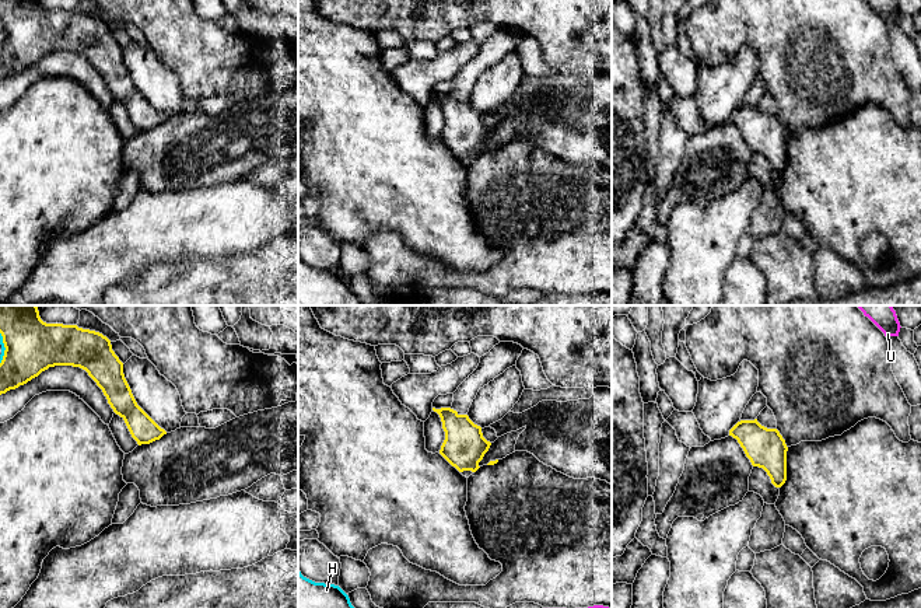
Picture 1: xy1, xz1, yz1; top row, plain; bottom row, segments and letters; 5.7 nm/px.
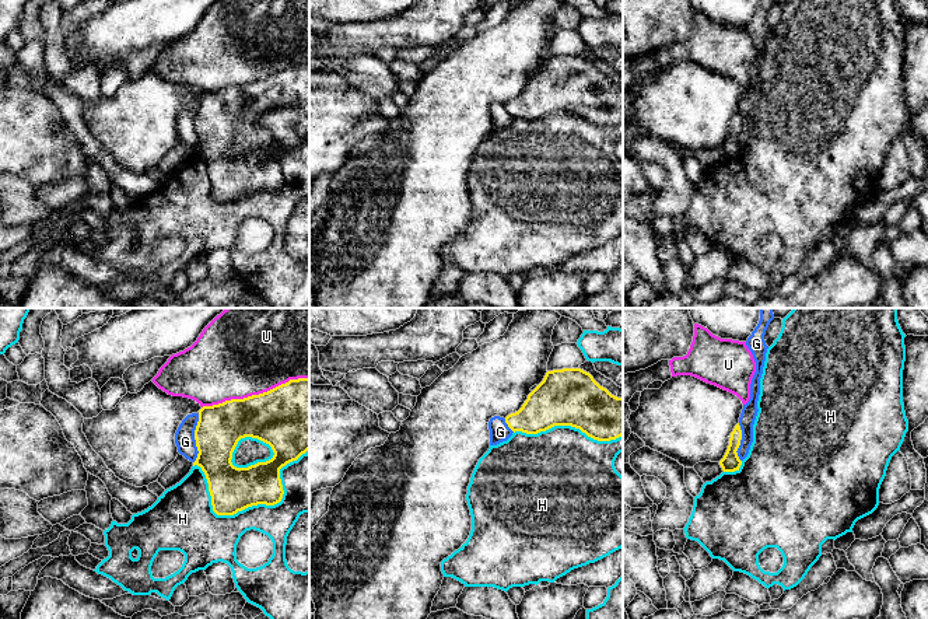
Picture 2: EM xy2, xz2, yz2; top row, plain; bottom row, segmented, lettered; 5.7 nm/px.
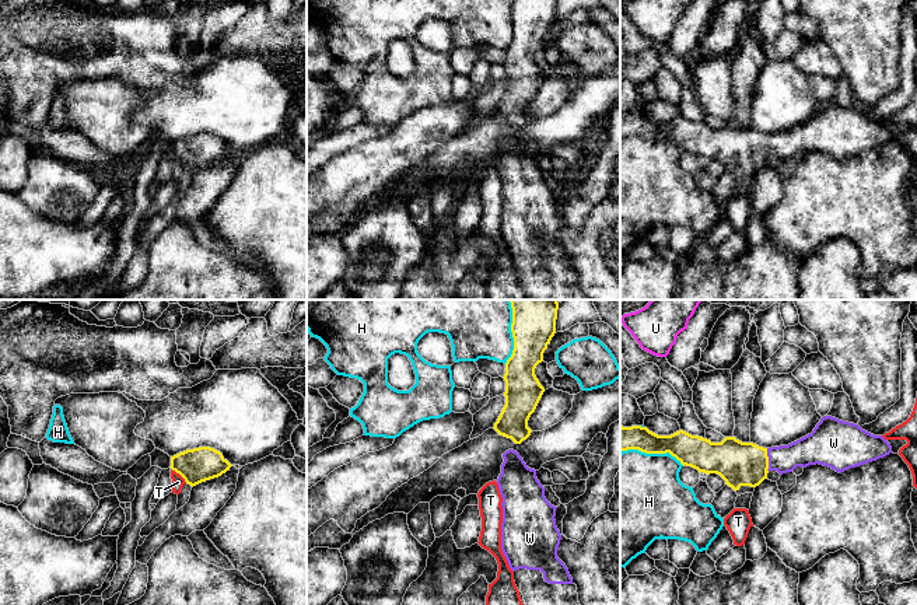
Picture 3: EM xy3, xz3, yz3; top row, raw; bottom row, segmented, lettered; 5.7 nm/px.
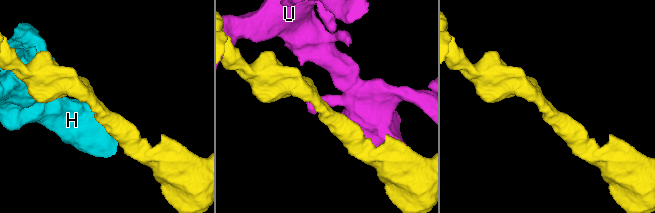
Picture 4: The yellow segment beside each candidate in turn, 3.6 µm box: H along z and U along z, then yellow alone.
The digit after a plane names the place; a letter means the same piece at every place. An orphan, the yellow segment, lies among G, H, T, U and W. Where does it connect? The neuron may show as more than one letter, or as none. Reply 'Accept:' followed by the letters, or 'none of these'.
Accept: W

